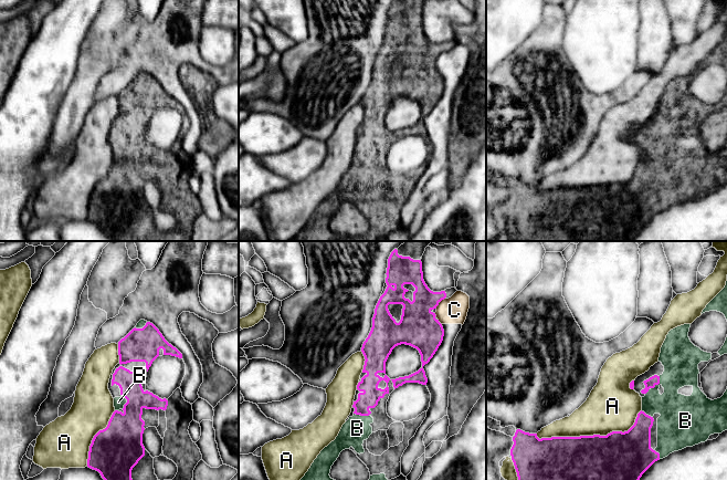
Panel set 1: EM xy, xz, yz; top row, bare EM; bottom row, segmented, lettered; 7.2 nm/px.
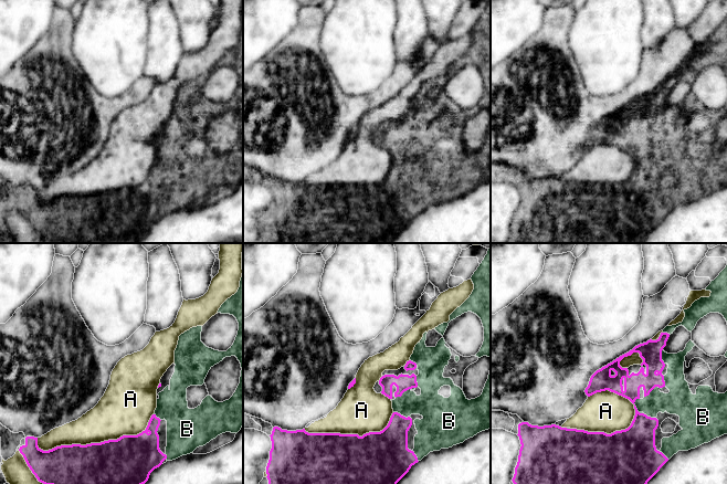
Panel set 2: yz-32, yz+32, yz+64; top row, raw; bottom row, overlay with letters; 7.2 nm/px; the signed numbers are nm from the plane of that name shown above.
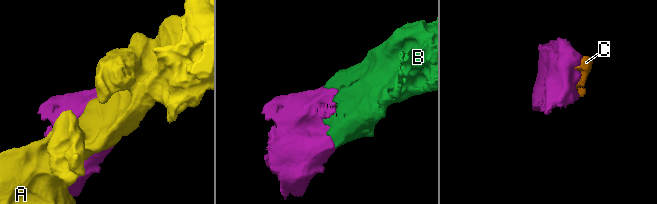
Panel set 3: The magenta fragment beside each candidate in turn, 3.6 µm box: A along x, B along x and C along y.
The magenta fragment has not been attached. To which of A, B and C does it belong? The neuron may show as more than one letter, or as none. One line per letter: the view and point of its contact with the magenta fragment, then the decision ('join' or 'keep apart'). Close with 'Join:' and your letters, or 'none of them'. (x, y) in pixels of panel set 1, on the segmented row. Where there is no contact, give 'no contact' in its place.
A: yz (591, 436) | keep apart
B: yz (657, 384) | join
C: xz (438, 303) | keep apart
Join: B

